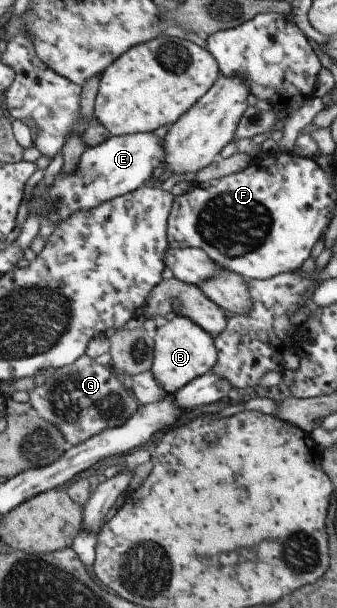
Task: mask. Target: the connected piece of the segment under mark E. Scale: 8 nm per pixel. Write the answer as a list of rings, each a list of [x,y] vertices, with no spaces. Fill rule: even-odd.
[[[151,134],[111,136],[95,148],[87,148],[78,168],[74,172],[62,171],[55,176],[52,186],[41,201],[32,192],[28,201],[29,213],[37,213],[42,225],[53,225],[56,228],[76,213],[91,211],[102,203],[139,189],[152,179],[155,169],[164,165],[166,159],[165,141]]]

